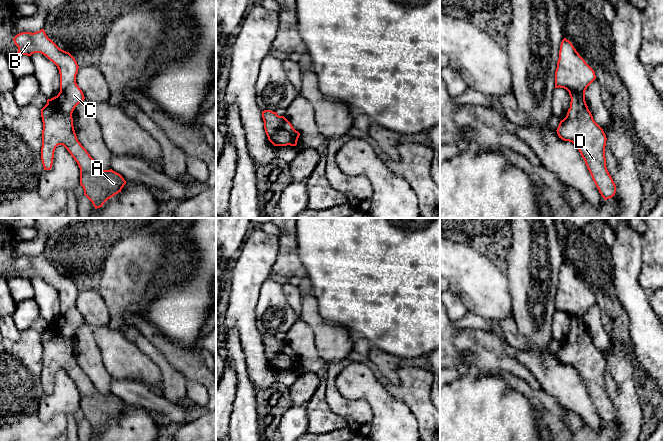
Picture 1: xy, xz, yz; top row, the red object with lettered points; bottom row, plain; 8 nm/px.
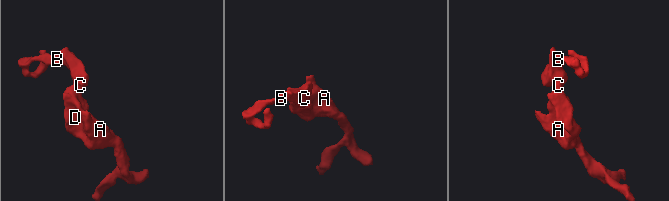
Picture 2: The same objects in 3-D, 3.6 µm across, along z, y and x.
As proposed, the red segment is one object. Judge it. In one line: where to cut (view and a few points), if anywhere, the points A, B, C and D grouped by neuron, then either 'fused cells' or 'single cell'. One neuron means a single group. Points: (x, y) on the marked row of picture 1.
no cut | A B C D | single cell

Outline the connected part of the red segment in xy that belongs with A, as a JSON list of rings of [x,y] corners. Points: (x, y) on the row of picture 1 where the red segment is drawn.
[[[44,29],[19,33],[13,41],[18,47],[17,53],[27,56],[41,53],[57,66],[60,74],[60,92],[48,99],[41,109],[41,160],[44,170],[52,168],[54,151],[58,145],[63,145],[80,168],[80,185],[84,195],[95,209],[102,207],[108,199],[121,192],[126,181],[112,169],[101,169],[77,139],[72,113],[85,97],[76,83],[79,66],[75,58],[49,39]]]

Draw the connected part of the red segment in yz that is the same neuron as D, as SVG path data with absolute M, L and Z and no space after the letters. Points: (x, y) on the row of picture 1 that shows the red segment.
M564 38L555 71L555 88L566 89L571 102L566 117L560 121L556 131L559 138L576 145L599 193L607 200L616 193L616 185L606 167L607 138L594 121L585 101L585 91L595 79L594 70Z

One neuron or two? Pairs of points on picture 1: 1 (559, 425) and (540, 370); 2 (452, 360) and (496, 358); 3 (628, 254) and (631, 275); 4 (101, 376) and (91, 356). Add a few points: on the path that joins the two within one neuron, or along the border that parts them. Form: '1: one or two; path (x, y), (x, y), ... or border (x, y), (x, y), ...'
1: two; border (540, 389), (552, 395), (567, 408)
2: one; path (463, 359), (485, 358)
3: one; path (628, 259), (628, 270)
4: one; path (96, 371), (91, 361)

